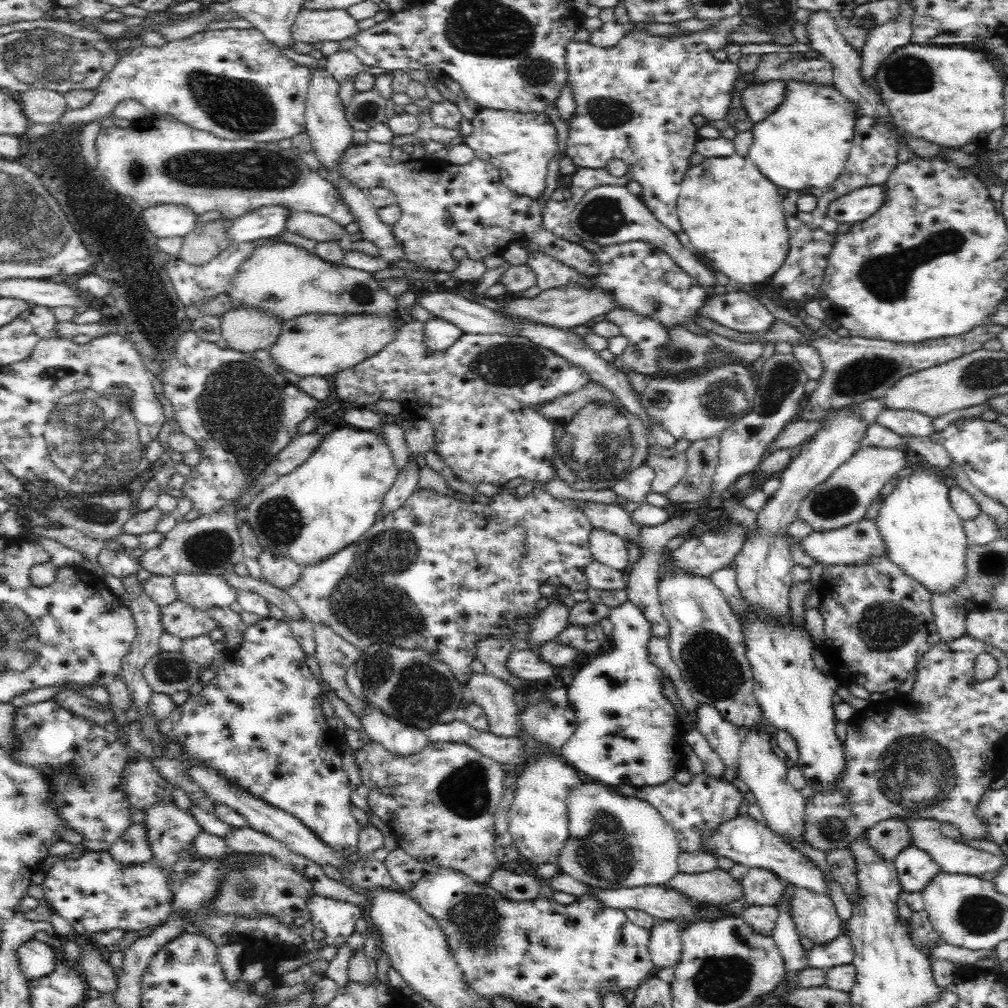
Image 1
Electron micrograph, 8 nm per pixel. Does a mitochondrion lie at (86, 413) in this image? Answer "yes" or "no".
yes

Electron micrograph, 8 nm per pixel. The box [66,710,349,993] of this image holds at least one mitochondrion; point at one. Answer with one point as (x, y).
(91, 779)

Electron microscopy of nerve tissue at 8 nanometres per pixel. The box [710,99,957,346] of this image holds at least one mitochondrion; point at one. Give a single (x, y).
(886, 276)

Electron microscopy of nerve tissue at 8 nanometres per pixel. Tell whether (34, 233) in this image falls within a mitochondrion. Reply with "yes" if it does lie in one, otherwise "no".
yes

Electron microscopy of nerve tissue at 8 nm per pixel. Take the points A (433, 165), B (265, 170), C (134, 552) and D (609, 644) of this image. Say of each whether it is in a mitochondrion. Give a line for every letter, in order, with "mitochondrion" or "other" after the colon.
A: other
B: mitochondrion
C: other
D: other

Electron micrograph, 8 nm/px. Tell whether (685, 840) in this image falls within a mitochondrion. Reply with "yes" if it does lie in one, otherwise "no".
no

